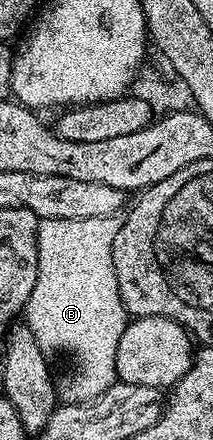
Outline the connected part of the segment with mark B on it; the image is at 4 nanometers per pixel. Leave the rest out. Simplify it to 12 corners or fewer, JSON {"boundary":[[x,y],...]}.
{"boundary":[[118,215],[44,219],[24,323],[67,403],[118,379]]}

